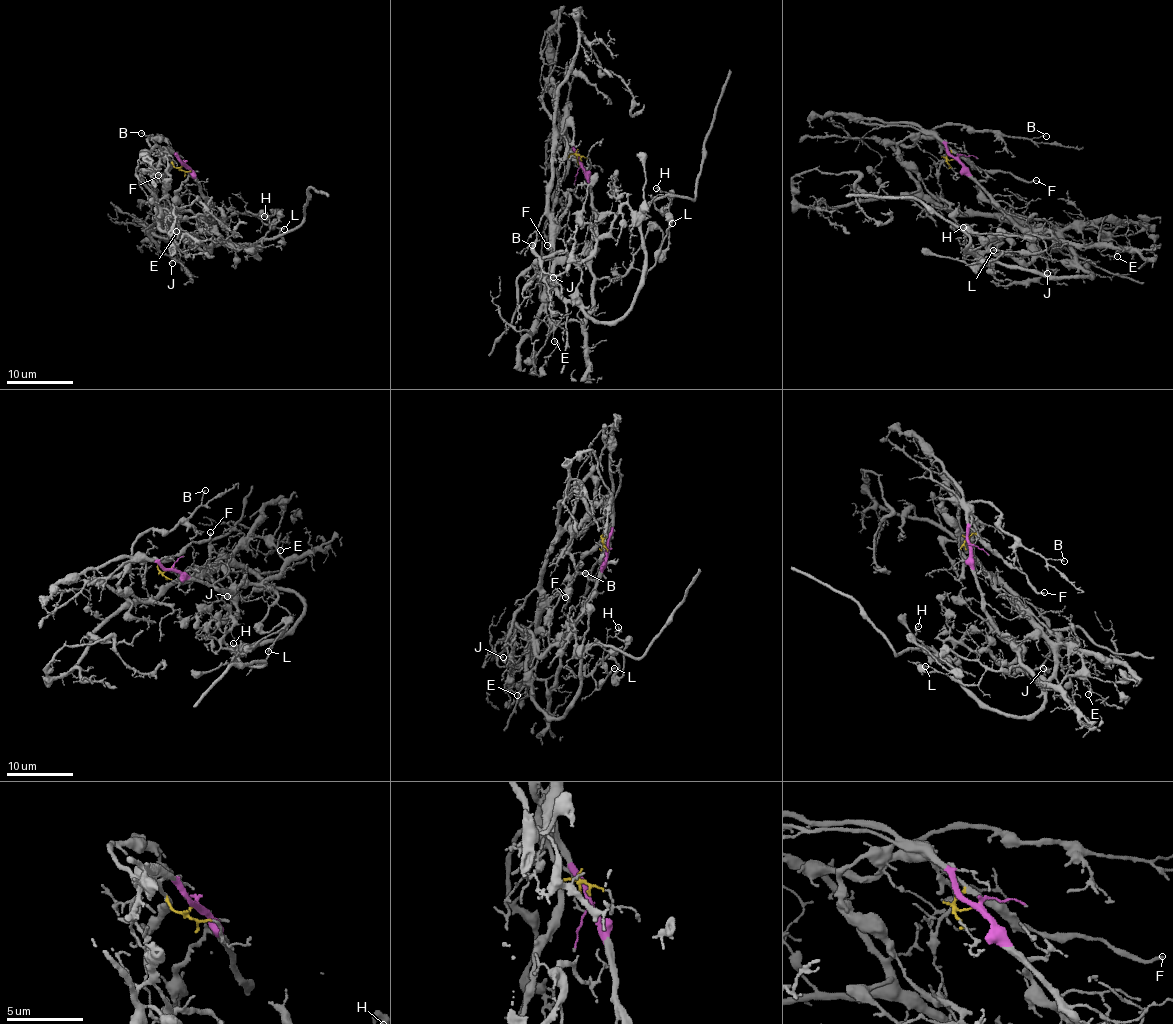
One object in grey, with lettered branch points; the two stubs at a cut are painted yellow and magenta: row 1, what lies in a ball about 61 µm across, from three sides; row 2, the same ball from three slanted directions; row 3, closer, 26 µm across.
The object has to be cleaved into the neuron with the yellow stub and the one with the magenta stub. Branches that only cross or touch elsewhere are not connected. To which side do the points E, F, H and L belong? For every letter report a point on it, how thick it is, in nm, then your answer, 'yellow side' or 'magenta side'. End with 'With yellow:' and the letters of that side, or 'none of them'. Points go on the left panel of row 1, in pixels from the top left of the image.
E: place (176, 231); calibre 120 nm; magenta side
F: place (158, 175); calibre 200 nm; yellow side
H: place (264, 216); calibre 140 nm; magenta side
L: place (284, 229); calibre 140 nm; magenta side
With yellow: F

